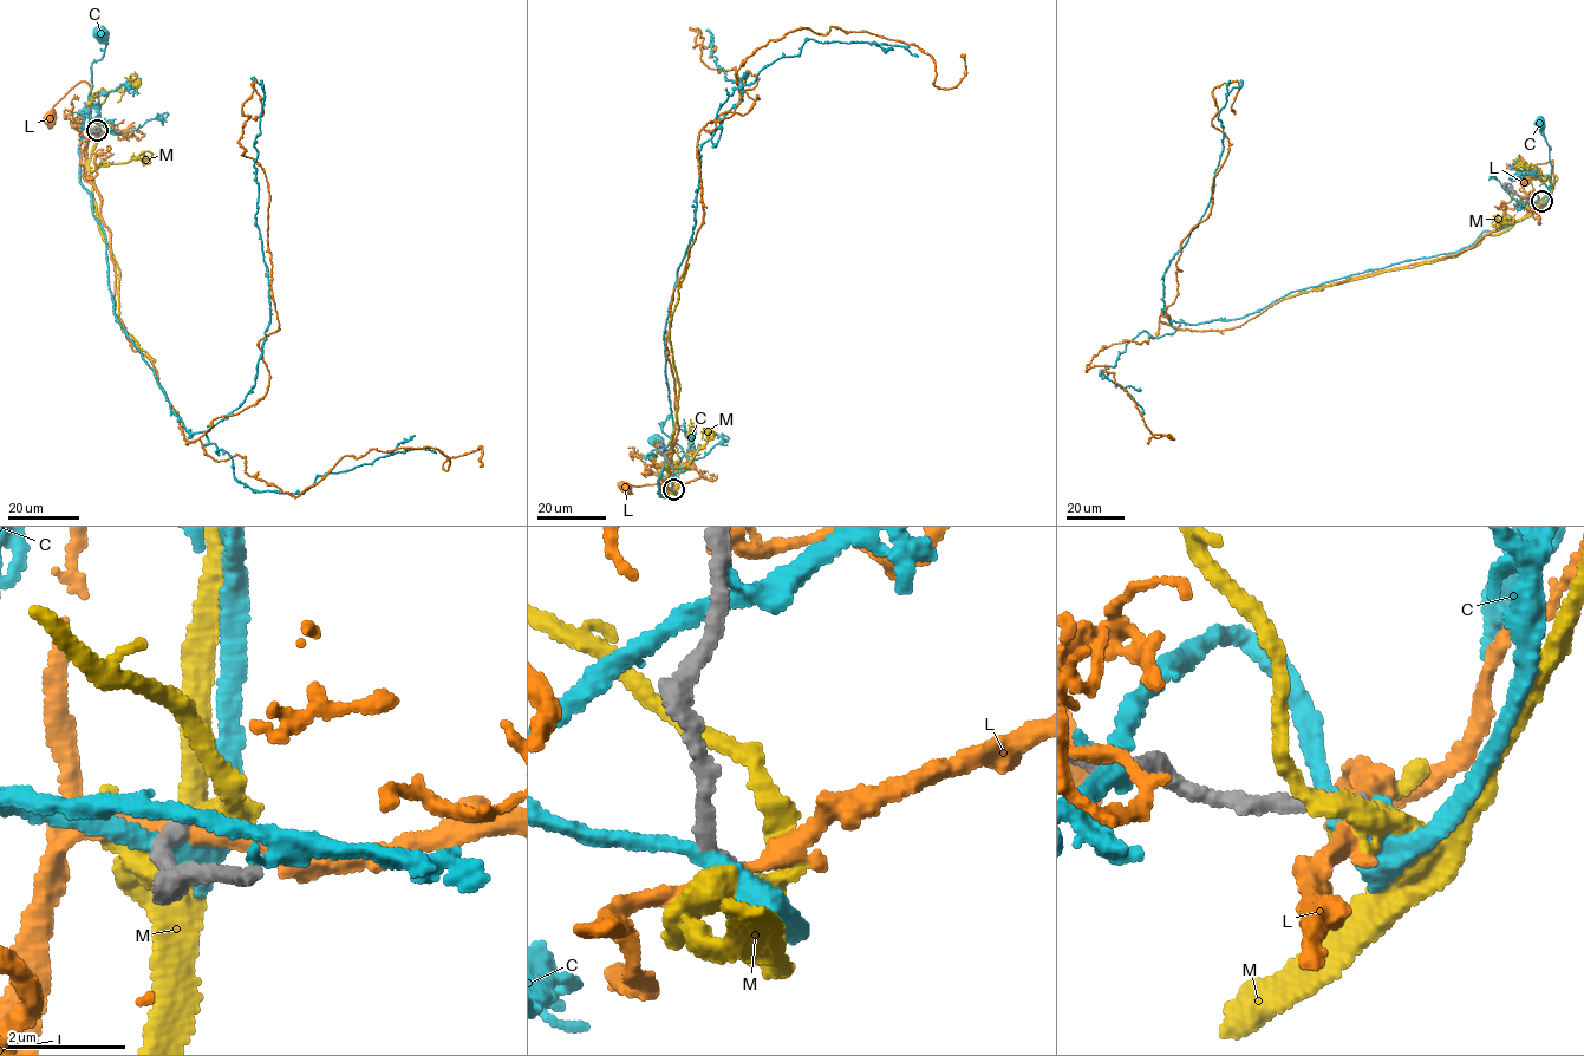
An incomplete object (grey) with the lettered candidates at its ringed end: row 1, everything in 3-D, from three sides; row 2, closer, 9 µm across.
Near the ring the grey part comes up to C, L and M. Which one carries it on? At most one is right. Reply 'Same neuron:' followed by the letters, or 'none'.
Same neuron: none

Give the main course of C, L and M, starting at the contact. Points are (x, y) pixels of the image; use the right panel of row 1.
C: (1540, 201), (1544, 202), (1549, 195), (1551, 180), (1550, 149), (1540, 123)
L: (1540, 201), (1552, 188), (1552, 160), (1537, 164), (1536, 171)
M: (1540, 201), (1537, 212), (1500, 233), (1485, 235), (1457, 255), (1285, 299)

